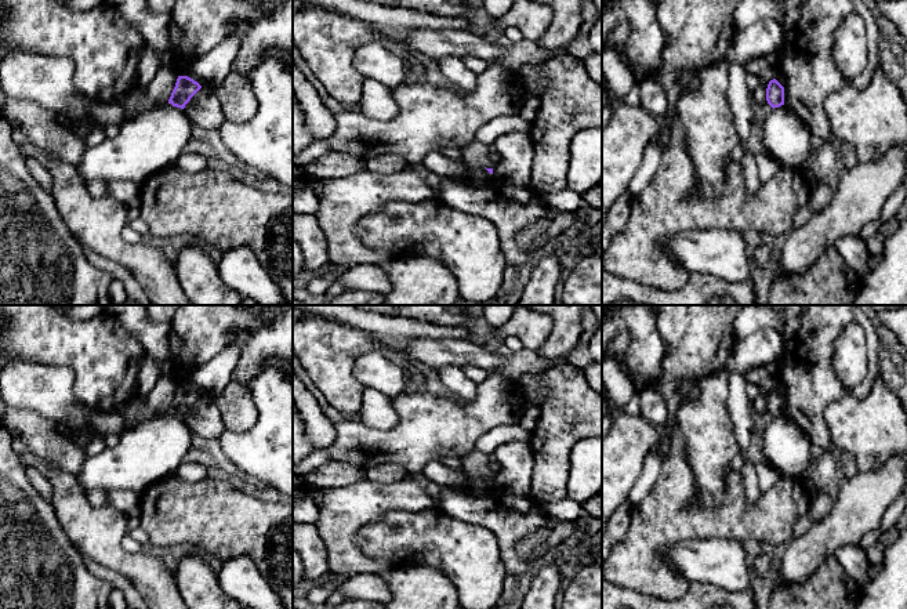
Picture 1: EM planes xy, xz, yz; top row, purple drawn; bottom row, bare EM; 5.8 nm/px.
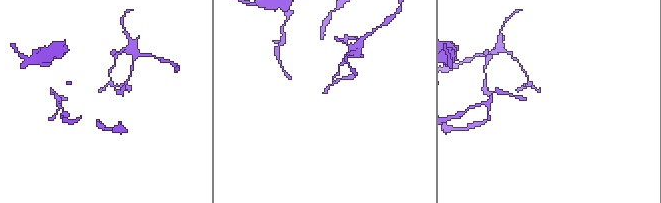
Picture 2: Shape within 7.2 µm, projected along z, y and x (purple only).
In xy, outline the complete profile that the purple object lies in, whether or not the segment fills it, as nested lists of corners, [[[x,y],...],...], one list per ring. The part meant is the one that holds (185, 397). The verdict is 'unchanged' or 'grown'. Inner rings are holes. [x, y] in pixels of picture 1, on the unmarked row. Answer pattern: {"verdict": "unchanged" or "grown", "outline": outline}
{"verdict": "unchanged", "outline": [[[178,385],[175,396],[171,402],[168,413],[184,418],[191,407],[202,398],[202,395],[188,385]]]}

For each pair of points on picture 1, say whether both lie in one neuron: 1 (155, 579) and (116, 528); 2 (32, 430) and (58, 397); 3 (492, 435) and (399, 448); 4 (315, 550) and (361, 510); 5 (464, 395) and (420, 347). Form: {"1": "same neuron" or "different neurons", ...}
{"1": "same neuron", "2": "different neurons", "3": "different neurons", "4": "different neurons", "5": "different neurons"}

